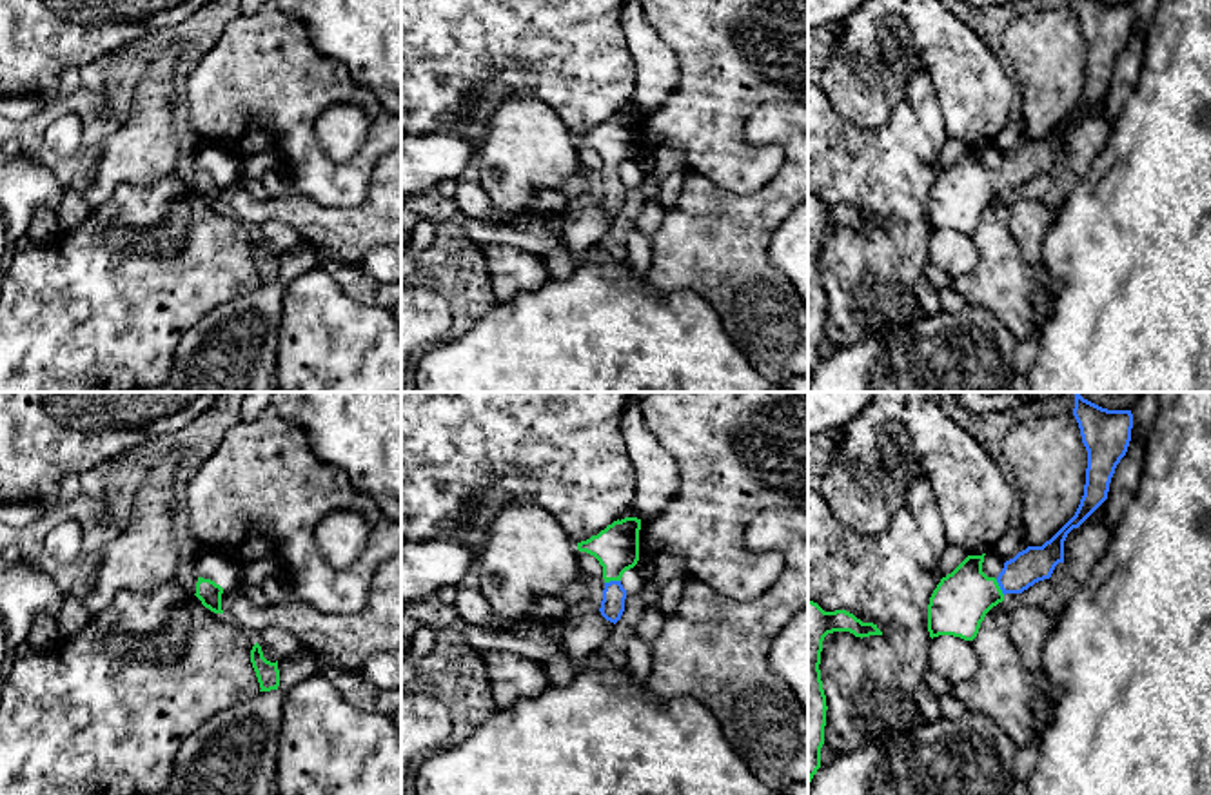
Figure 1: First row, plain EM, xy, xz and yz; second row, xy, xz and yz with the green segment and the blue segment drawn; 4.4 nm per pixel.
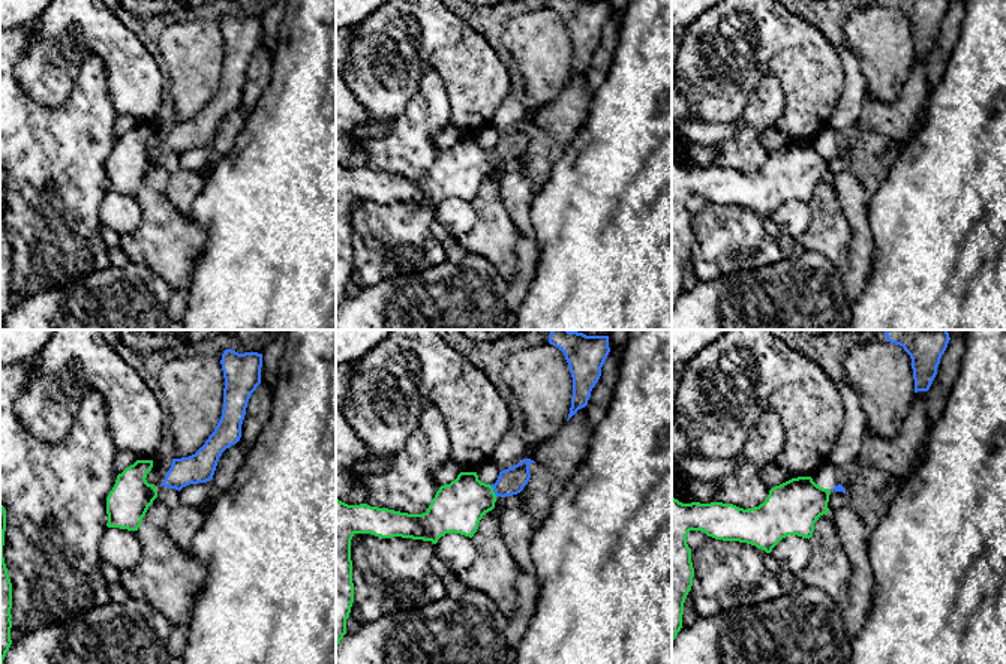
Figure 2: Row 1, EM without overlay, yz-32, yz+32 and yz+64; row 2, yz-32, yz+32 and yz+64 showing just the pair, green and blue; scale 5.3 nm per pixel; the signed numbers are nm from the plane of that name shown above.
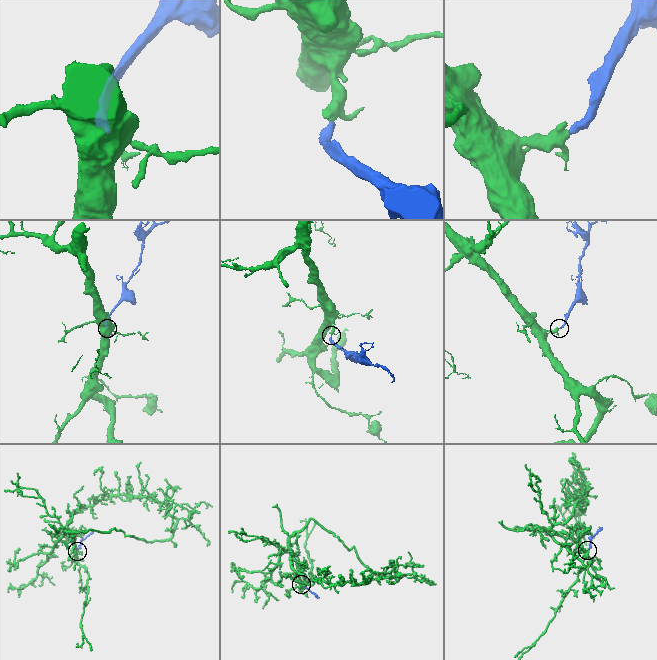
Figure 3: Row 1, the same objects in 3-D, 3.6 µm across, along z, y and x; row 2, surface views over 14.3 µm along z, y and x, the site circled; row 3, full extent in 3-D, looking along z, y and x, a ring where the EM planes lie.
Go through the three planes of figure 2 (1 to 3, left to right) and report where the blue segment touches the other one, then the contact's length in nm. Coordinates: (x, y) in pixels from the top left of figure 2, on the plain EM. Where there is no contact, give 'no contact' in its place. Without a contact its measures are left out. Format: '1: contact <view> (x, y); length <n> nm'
1: no contact
2: contact yz+32 (492, 155); length 70 nm
3: no contact

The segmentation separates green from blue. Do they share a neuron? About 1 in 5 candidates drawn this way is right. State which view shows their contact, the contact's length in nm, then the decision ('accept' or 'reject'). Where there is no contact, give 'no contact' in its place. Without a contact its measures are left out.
contact in xz; length 70 nm; accept

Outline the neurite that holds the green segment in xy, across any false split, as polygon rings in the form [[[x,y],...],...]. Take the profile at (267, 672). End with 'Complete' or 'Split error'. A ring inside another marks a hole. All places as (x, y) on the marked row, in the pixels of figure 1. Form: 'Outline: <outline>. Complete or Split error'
Outline: [[[258,643],[251,650],[251,662],[261,688],[260,692],[278,690],[280,686],[278,661],[276,662],[267,661]]]. Complete

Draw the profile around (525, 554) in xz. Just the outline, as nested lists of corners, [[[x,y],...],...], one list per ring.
[[[527,497],[503,501],[479,530],[485,535],[476,559],[479,592],[496,617],[488,630],[530,615],[541,595],[557,597],[583,575],[577,543]]]

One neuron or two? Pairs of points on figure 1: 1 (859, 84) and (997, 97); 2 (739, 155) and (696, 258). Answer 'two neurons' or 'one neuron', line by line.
1: one neuron
2: two neurons

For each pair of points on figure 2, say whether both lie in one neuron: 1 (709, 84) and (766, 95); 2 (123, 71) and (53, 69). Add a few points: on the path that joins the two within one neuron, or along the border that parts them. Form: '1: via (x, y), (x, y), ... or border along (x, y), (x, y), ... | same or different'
1: border along (771, 74), (760, 81), (744, 113), (735, 122) | different
2: via (105, 53), (99, 47), (75, 47), (71, 51) | same

